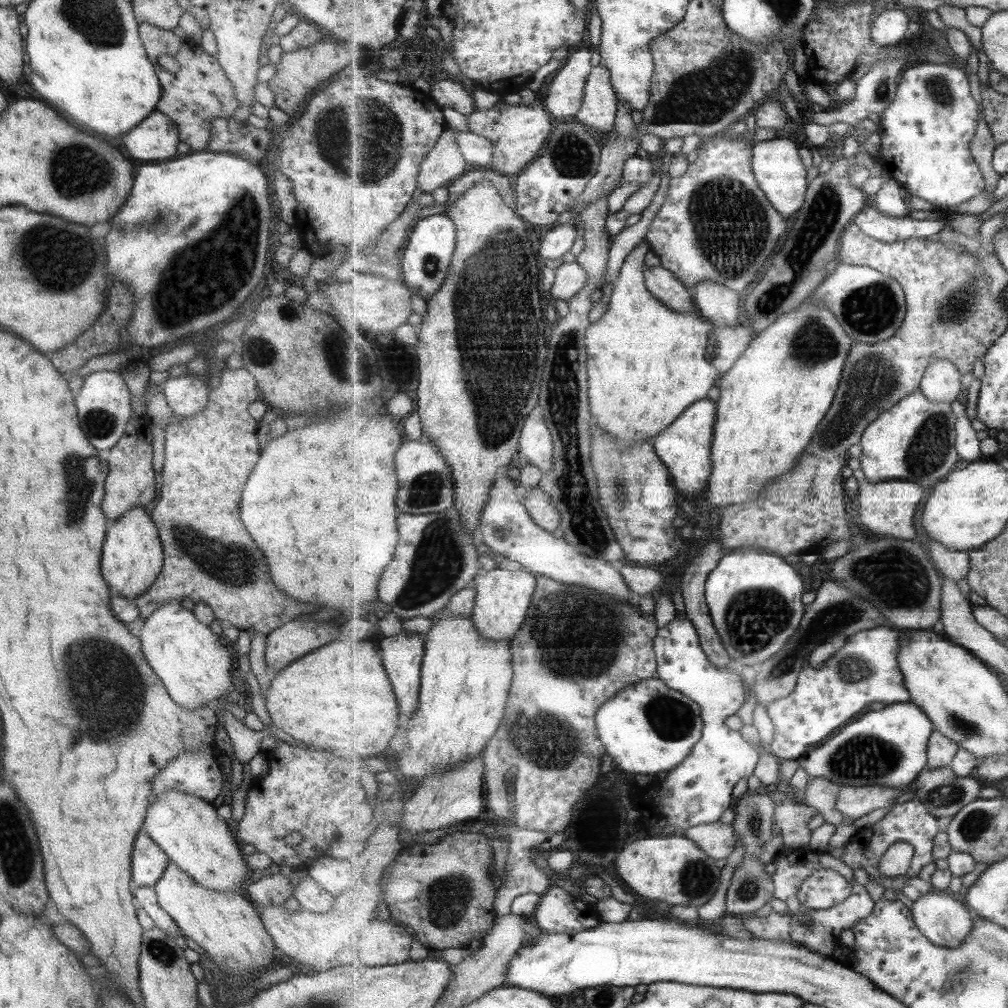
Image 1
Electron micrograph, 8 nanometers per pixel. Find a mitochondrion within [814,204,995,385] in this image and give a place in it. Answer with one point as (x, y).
(870, 310)

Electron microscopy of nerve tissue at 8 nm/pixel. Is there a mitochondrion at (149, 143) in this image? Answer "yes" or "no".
no

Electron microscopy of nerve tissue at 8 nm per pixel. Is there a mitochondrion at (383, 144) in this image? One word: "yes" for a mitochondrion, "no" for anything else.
yes

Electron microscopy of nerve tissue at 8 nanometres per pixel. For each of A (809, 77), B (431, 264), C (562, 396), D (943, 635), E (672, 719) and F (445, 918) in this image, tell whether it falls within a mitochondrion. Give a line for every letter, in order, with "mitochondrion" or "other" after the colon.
A: other
B: mitochondrion
C: mitochondrion
D: other
E: mitochondrion
F: mitochondrion

